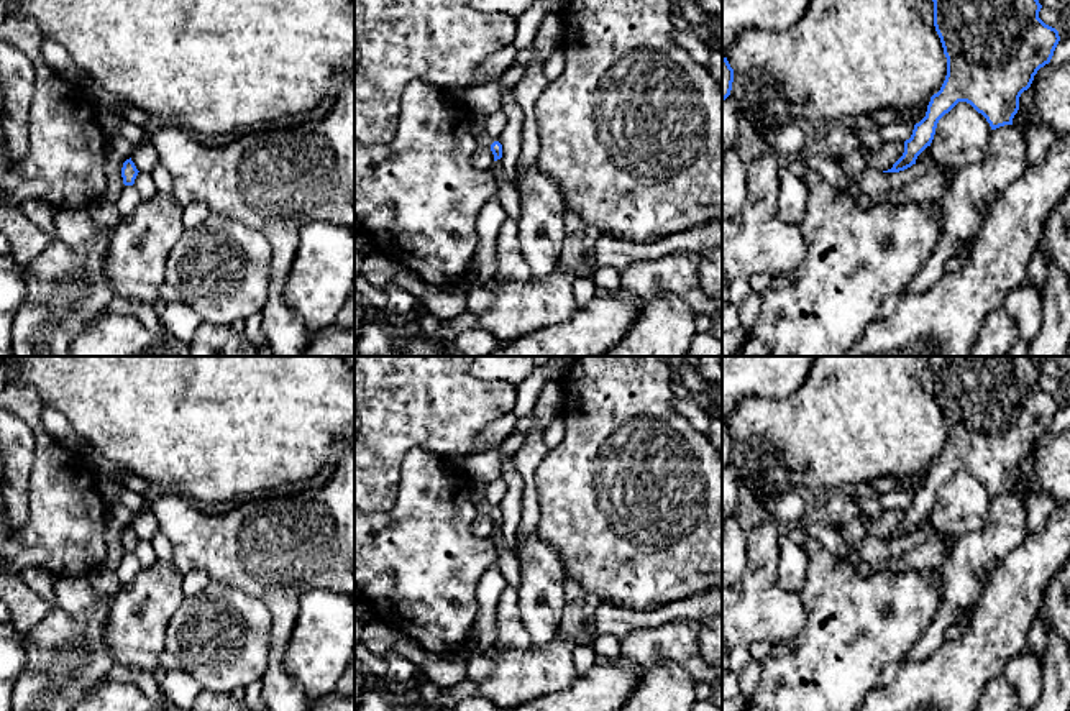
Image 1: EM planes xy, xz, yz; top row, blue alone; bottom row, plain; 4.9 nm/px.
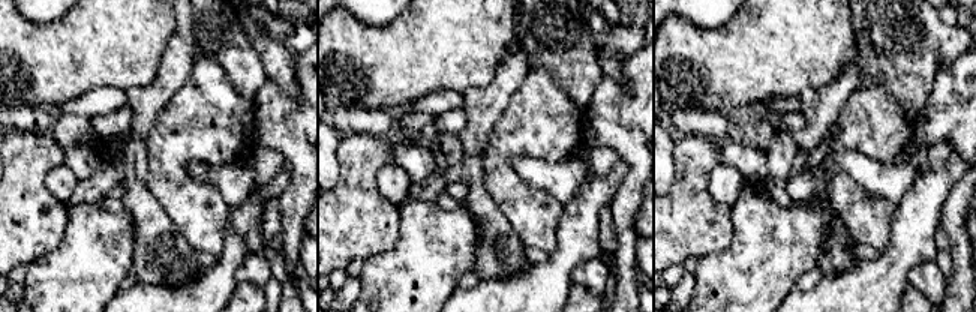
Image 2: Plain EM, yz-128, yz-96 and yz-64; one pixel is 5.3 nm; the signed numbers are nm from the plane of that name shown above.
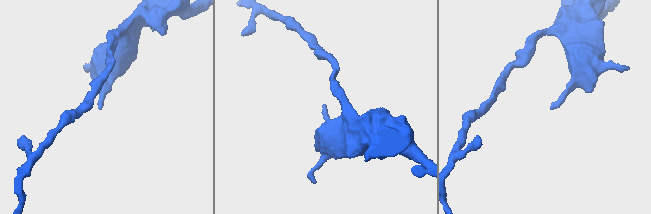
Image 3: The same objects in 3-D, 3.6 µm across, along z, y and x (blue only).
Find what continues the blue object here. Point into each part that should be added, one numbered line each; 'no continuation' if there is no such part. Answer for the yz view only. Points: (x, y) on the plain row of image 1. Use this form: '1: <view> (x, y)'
no continuation

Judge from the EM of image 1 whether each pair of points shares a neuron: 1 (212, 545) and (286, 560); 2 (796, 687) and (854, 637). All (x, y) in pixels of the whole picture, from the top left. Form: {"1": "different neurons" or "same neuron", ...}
{"1": "same neuron", "2": "same neuron"}

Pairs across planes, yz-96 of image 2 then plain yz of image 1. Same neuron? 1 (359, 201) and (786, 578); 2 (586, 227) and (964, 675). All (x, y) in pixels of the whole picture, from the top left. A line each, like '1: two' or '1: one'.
1: two
2: one

